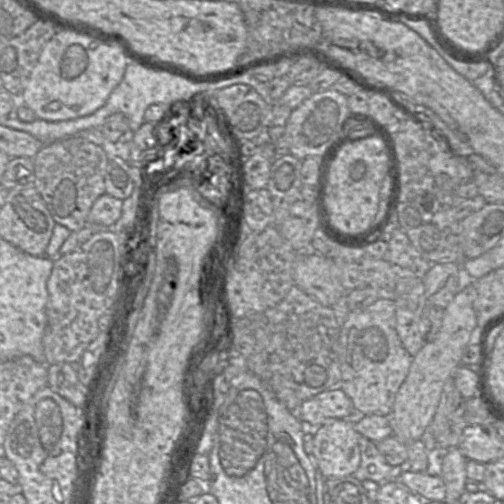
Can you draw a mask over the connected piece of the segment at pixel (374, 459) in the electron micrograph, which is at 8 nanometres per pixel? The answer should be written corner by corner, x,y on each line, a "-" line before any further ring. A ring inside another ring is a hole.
359,436
361,462
359,468
352,474
359,481
372,480
379,485
395,480
406,471
406,464
392,466
387,463
376,447
376,442

